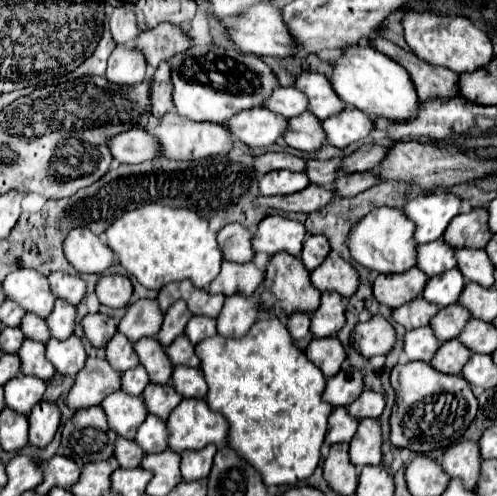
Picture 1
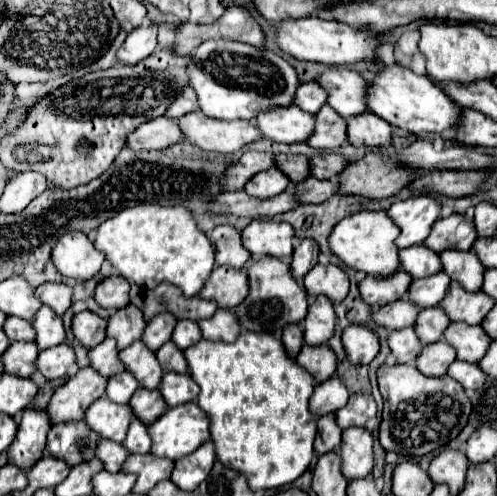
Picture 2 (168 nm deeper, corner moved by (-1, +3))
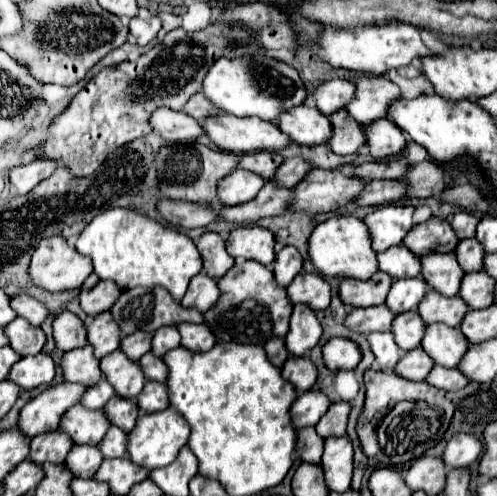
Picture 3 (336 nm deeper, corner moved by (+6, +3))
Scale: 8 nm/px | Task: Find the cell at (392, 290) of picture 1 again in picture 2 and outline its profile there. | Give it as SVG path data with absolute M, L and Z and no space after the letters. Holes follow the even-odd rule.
M401 269L389 277L377 277L377 275L367 275L359 283L359 293L365 303L369 303L373 309L379 309L387 303L393 303L401 297L407 295L413 279L403 273Z

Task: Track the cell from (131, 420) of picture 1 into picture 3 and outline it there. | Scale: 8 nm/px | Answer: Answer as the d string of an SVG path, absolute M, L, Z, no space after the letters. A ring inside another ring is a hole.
M82 405L70 407L60 419L60 431L68 433L74 445L98 445L108 431L104 411L88 411Z

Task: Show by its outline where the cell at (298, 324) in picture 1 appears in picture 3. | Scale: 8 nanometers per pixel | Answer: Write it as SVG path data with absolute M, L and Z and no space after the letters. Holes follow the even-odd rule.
M268 339L268 343L264 345L264 351L266 351L270 363L276 367L282 367L284 361L288 359L288 351L286 351L282 339Z

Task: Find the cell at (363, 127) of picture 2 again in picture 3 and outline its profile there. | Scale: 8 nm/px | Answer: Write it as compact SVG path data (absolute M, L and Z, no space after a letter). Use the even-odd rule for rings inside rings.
M378 119L370 125L364 125L364 133L368 139L368 153L374 159L398 155L408 145L404 133L396 129L396 123L392 123L390 119Z

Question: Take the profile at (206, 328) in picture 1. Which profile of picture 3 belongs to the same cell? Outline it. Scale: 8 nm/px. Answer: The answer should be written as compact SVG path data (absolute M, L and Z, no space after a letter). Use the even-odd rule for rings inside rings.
M160 327L152 337L152 353L162 357L166 351L180 347L180 335L176 327Z

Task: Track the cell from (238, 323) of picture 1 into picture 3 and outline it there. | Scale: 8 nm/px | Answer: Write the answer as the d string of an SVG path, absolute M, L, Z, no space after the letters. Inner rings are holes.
M180 323L176 325L178 333L182 337L180 345L188 351L196 351L196 353L206 353L214 343L214 335L212 331L202 323L202 325L192 325L192 323Z

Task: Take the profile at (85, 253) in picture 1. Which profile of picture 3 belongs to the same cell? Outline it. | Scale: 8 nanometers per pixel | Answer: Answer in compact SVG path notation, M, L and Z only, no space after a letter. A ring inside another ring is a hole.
M44 237L28 267L32 283L50 293L80 289L90 273L92 259L74 251L64 237Z

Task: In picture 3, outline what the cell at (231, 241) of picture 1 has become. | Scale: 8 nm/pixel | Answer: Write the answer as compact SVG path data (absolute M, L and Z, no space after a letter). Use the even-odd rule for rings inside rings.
M204 233L196 247L202 255L204 271L214 279L220 279L222 275L226 275L226 271L234 265L234 259L228 255L226 243L218 233Z

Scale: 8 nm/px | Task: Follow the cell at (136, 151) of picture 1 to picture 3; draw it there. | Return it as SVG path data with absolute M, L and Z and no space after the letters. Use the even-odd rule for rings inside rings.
M160 107L160 111L154 111L150 121L154 131L170 141L192 141L204 135L200 121L186 115L184 111L174 111L170 107Z

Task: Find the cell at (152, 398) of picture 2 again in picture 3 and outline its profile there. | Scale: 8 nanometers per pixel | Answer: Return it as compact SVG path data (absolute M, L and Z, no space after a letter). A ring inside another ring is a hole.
M112 397L104 405L104 413L108 415L108 421L112 425L120 427L126 433L130 433L134 429L136 419L138 419L138 407L136 407L136 403L128 401L128 399L120 399L120 397Z

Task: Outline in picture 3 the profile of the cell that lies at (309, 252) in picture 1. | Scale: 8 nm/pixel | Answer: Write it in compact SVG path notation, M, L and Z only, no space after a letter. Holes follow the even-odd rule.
M288 245L276 253L272 271L274 271L274 279L280 287L288 287L292 283L292 279L300 273L300 269L302 269L302 257L296 247Z

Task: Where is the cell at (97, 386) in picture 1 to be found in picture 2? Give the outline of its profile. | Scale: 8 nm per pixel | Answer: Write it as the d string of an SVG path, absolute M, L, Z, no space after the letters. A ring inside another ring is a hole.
M87 365L55 391L55 395L47 405L47 413L51 415L53 423L83 419L83 411L87 411L87 407L95 399L103 397L105 389L107 389L107 379L103 379L99 371Z

